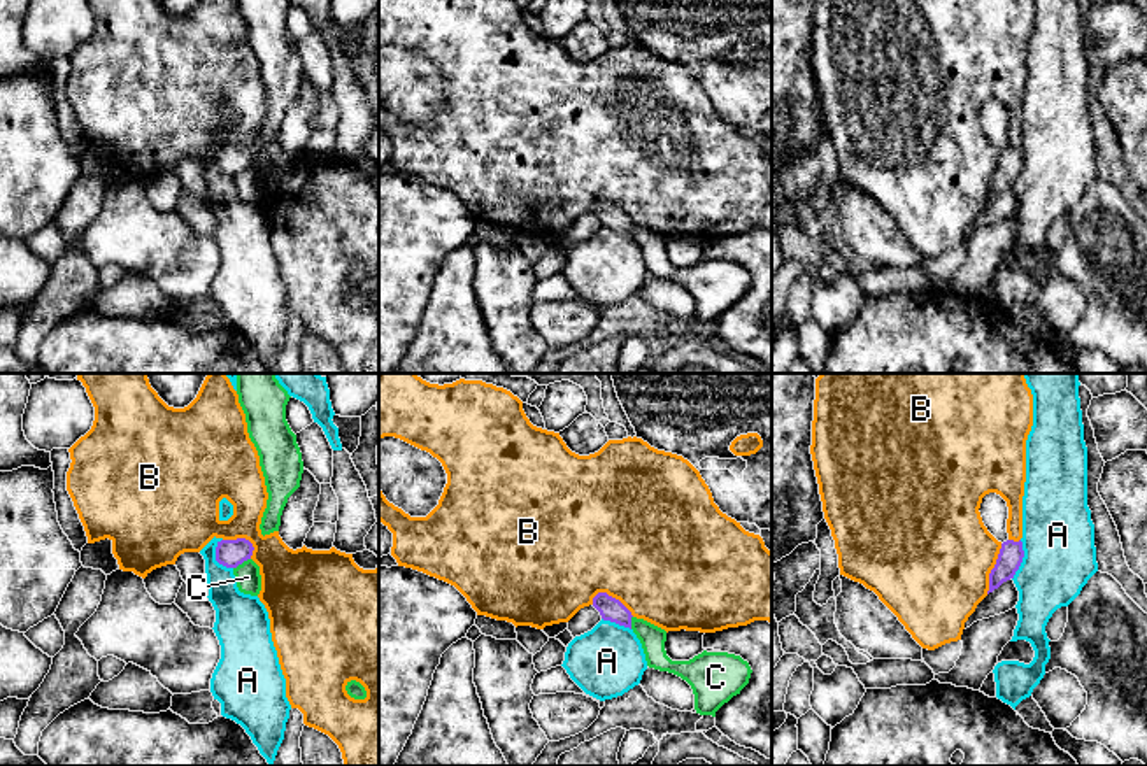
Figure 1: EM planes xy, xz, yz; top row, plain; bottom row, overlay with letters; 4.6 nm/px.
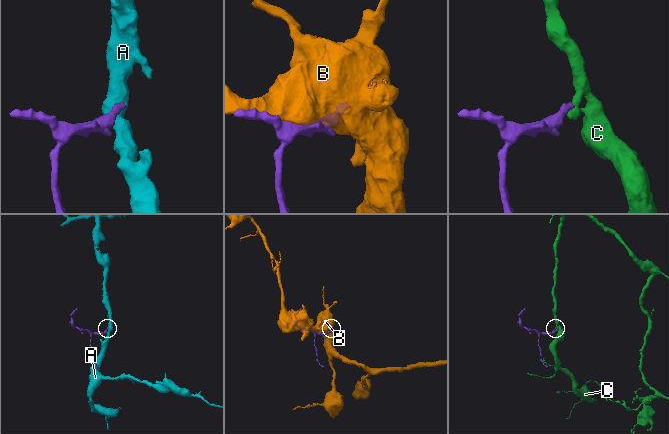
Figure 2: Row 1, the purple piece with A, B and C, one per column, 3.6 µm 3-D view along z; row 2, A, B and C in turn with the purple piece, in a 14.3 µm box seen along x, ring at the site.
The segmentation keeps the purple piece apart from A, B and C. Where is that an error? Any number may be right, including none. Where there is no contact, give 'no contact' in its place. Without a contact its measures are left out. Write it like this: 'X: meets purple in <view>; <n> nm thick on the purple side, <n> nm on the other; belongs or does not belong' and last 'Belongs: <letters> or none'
A: meets purple in xy; 130 nm thick on the purple side, 170 nm on the other; does not belong
B: meets purple in yz; 110 nm thick on the purple side, 480 nm on the other; does not belong
C: meets purple in xy; 130 nm thick on the purple side, 120 nm on the other; belongs
Belongs: C

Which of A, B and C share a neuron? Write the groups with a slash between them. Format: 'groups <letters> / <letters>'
groups A / B / C

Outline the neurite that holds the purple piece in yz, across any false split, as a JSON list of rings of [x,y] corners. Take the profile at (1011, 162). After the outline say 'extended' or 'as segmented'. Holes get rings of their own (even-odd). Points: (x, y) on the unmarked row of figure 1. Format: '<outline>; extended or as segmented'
[[[1007,147],[1001,151],[994,175],[989,181],[989,200],[998,196],[1003,189],[1014,186],[1024,165],[1022,149]]]; as segmented

